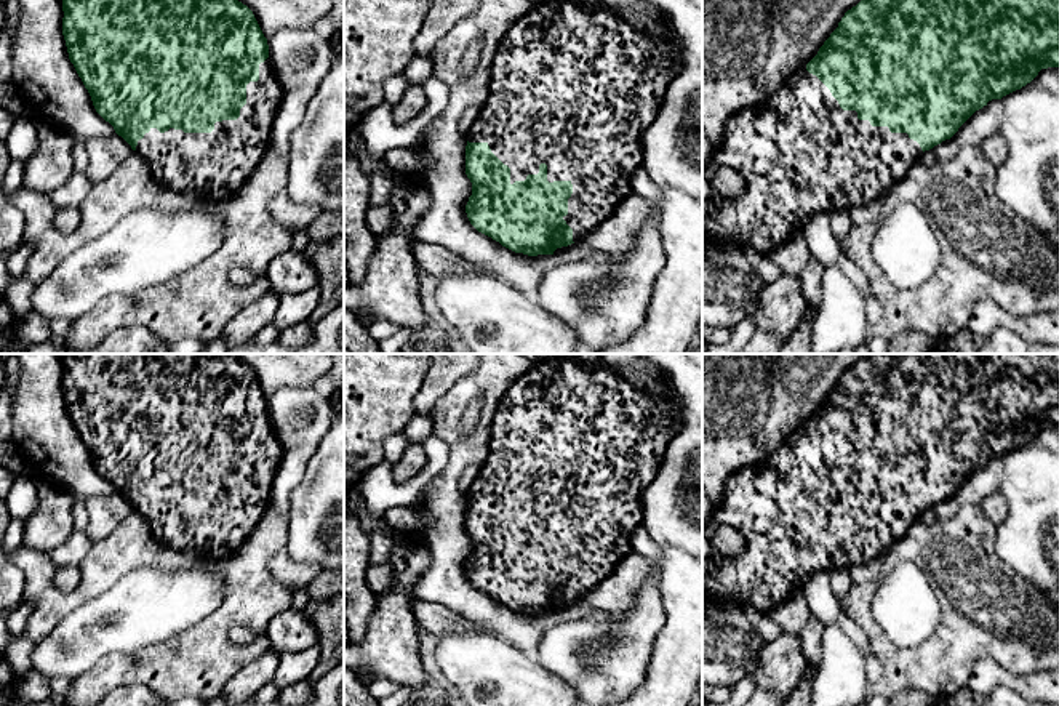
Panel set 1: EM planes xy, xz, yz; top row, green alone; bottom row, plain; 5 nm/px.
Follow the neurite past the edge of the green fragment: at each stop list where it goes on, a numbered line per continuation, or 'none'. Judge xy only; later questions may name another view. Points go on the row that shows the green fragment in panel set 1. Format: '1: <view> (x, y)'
1: xy (213, 167)

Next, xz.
1: xz (573, 87)

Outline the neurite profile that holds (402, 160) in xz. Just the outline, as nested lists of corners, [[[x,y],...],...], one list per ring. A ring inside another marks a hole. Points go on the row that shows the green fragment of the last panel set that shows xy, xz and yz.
[[[392,149],[386,154],[386,162],[398,174],[414,174],[422,170],[421,157],[411,149]]]

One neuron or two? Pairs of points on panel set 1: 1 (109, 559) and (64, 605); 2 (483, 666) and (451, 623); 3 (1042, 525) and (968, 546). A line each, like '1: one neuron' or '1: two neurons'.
1: one neuron
2: two neurons
3: two neurons

